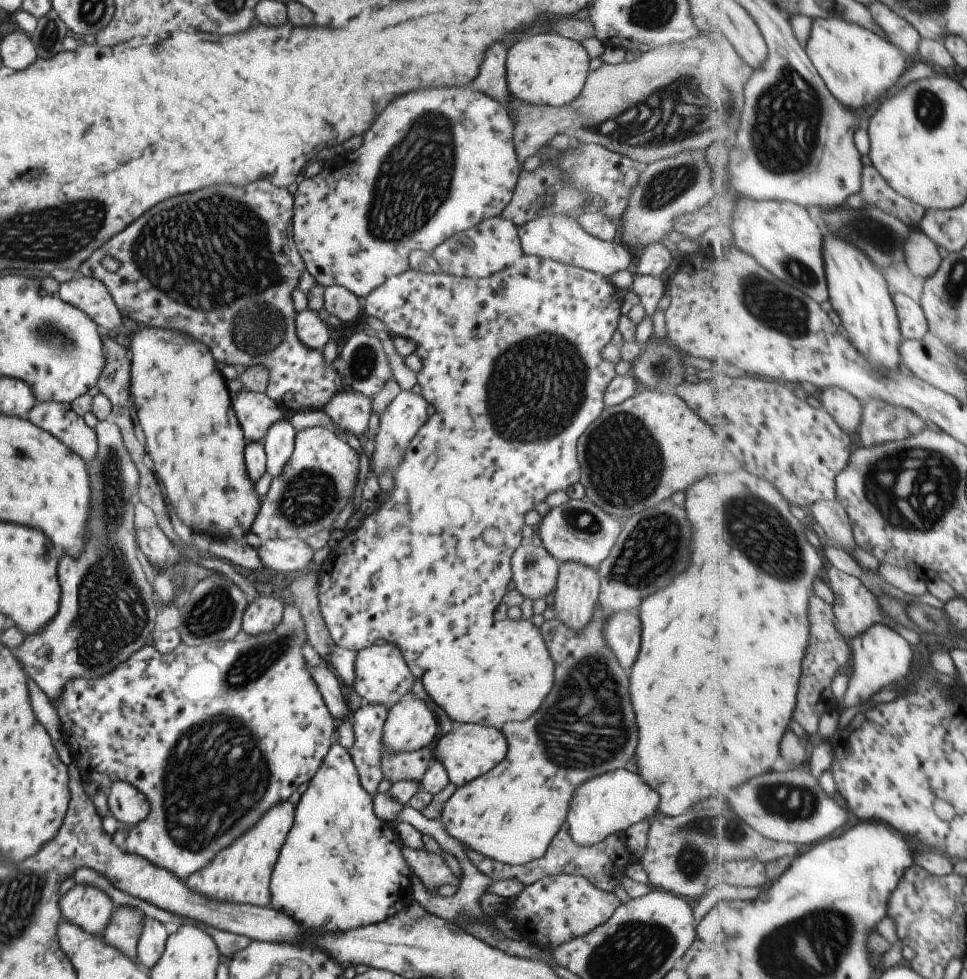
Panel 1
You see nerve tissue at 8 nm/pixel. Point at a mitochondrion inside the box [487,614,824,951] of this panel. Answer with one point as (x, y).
(590, 676)

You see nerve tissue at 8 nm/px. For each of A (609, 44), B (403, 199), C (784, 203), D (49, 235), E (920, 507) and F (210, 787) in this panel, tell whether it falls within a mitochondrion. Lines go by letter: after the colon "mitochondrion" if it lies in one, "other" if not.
A: other
B: mitochondrion
C: other
D: mitochondrion
E: mitochondrion
F: mitochondrion

